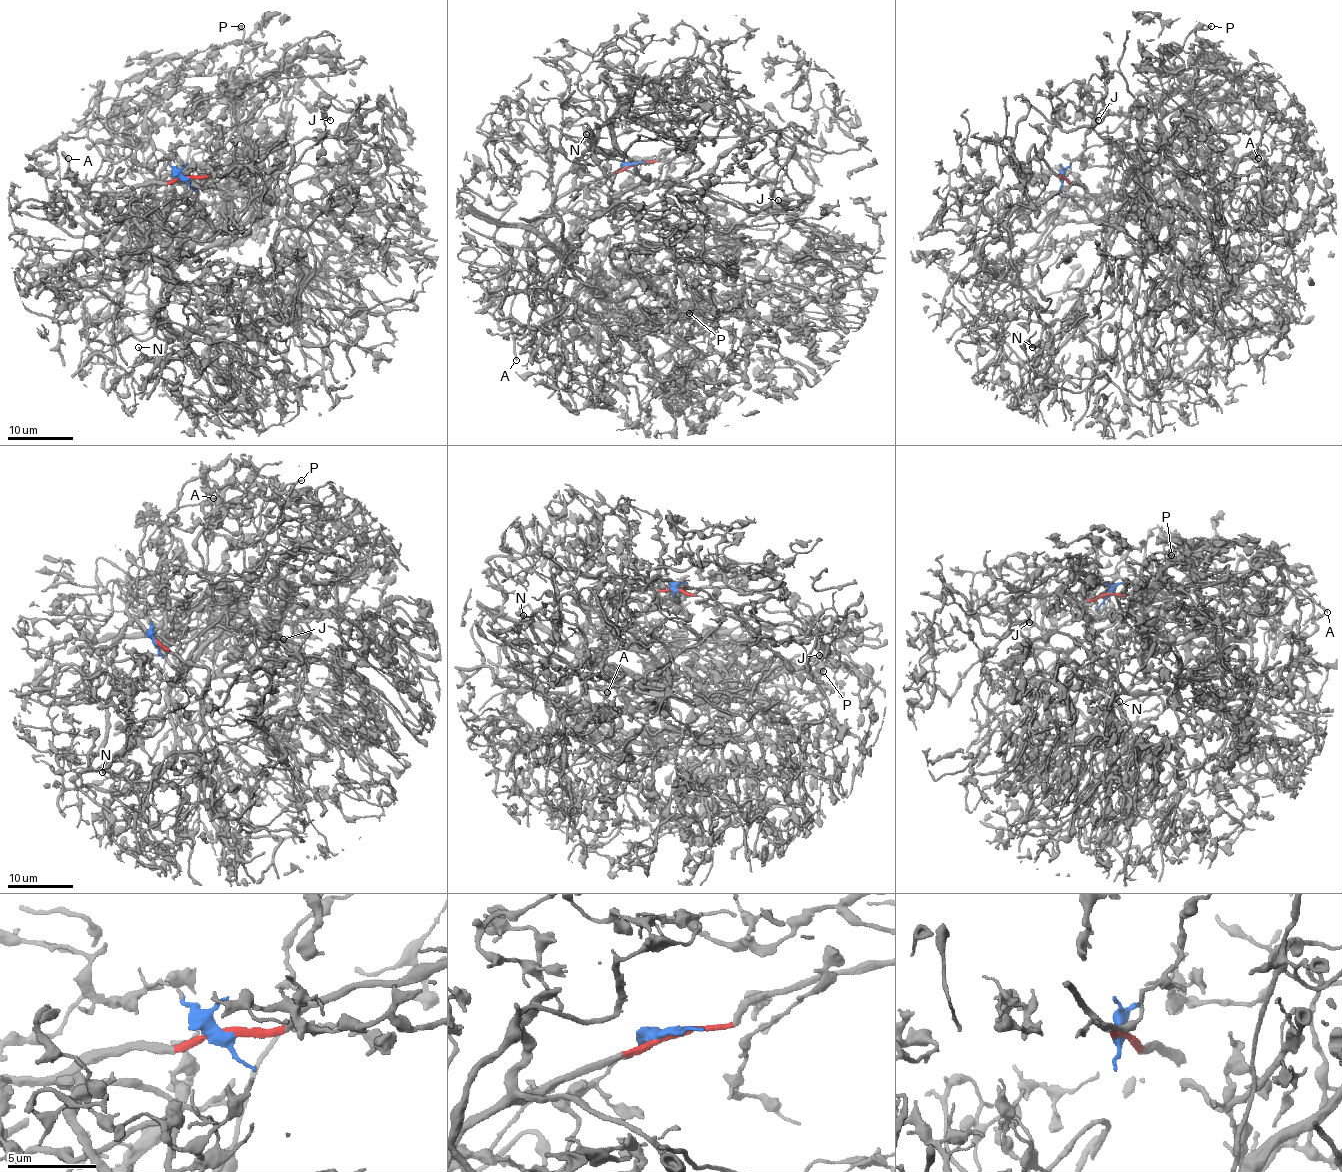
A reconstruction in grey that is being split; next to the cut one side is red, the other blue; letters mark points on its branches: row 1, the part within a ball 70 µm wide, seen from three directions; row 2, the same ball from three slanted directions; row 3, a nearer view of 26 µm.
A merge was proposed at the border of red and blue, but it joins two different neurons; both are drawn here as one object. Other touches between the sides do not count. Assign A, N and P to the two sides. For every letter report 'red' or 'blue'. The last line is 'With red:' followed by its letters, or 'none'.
A: red
N: red
P: blue
With red: A, N

